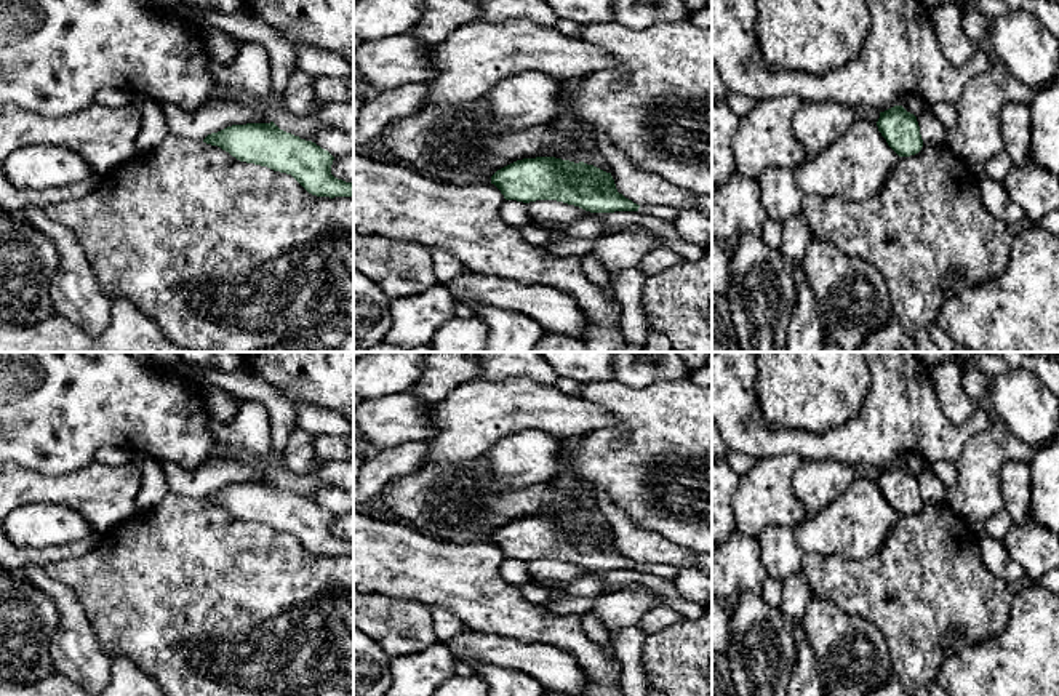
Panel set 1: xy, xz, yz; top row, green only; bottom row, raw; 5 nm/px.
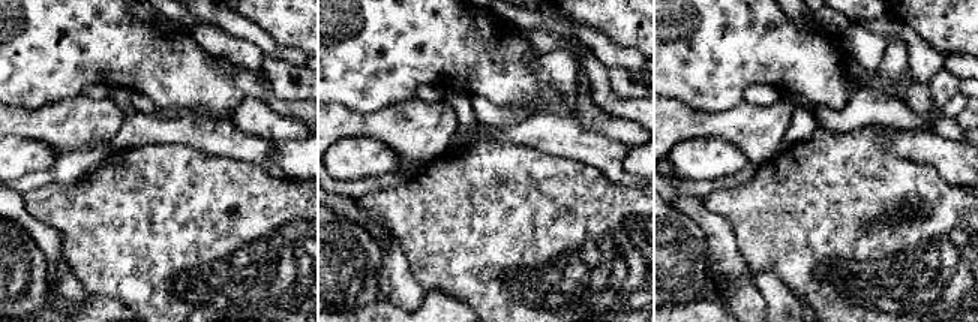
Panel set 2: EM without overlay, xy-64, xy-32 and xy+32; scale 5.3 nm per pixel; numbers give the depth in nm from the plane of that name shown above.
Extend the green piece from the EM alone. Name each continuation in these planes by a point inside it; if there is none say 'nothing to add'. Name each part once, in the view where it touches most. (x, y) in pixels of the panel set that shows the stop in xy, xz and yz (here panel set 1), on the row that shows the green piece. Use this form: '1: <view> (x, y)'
nothing to add

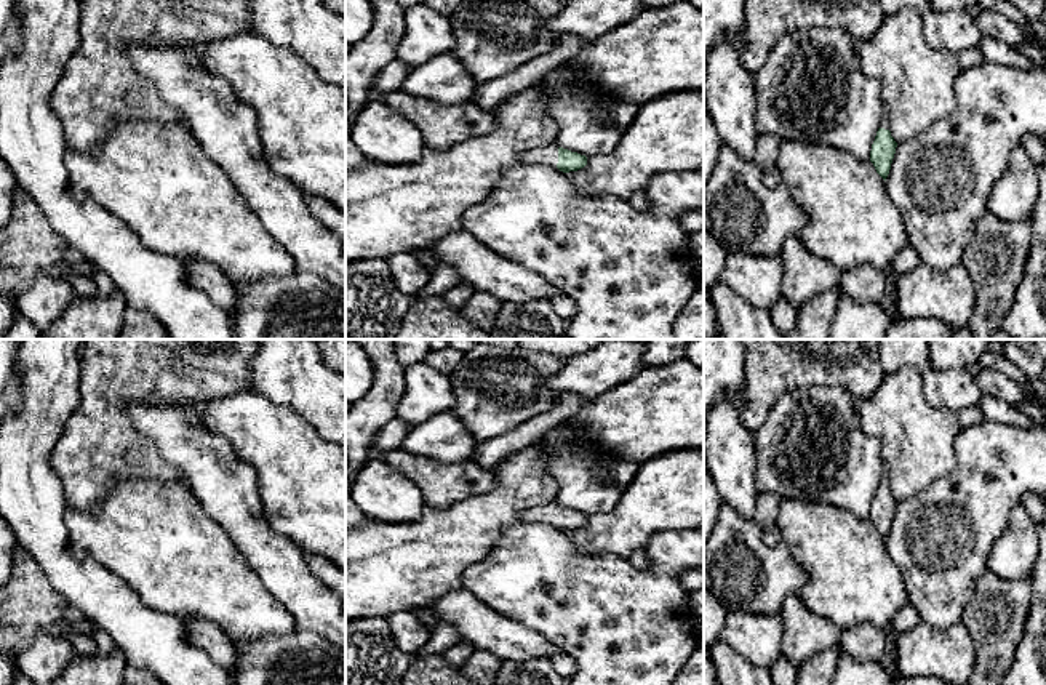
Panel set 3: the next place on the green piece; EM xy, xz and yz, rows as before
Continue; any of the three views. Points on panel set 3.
1: xz (542, 156)

